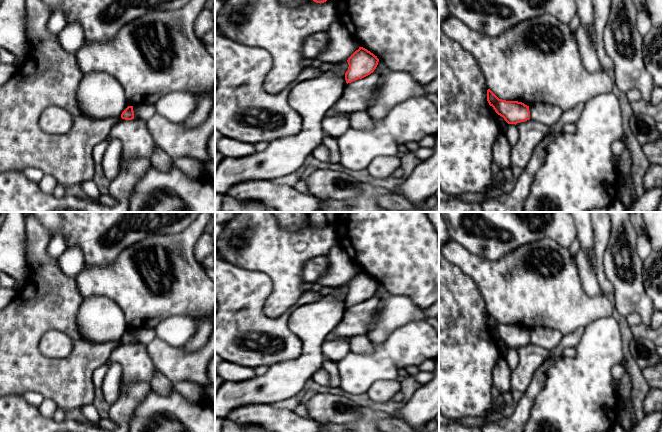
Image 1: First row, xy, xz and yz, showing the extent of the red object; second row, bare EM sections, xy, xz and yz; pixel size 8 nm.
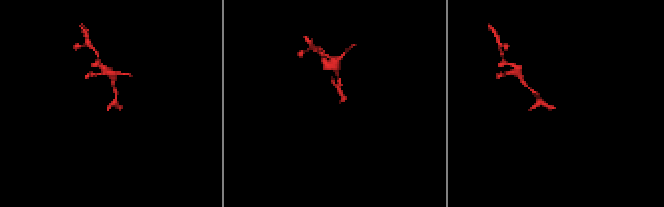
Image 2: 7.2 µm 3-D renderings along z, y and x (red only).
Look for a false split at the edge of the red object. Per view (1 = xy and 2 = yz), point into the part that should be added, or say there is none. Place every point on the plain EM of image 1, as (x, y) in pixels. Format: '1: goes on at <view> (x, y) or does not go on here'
1: does not go on here
2: does not go on here

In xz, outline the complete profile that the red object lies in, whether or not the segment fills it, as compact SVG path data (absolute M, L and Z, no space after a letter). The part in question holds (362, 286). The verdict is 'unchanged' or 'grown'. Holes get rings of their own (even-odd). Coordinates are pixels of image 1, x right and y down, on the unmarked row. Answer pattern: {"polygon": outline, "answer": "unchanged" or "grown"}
{"polygon": "M359 271L347 284L348 294L345 297L346 307L362 303L376 293L379 283L363 271Z", "answer": "unchanged"}

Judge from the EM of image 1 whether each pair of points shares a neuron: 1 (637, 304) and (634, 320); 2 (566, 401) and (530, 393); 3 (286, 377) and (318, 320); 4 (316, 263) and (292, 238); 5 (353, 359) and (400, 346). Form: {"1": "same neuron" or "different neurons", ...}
{"1": "different neurons", "2": "different neurons", "3": "same neuron", "4": "different neurons", "5": "same neuron"}

